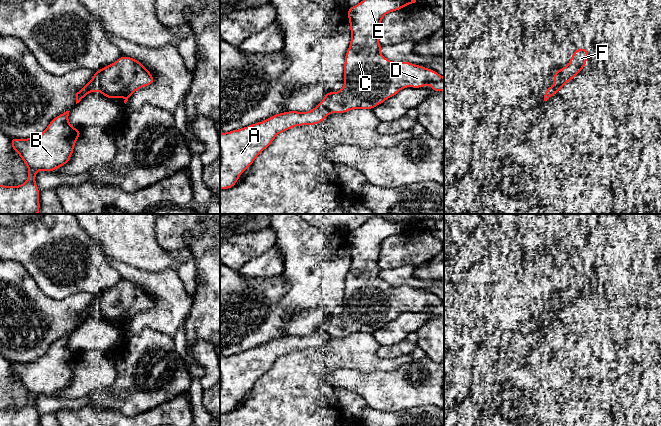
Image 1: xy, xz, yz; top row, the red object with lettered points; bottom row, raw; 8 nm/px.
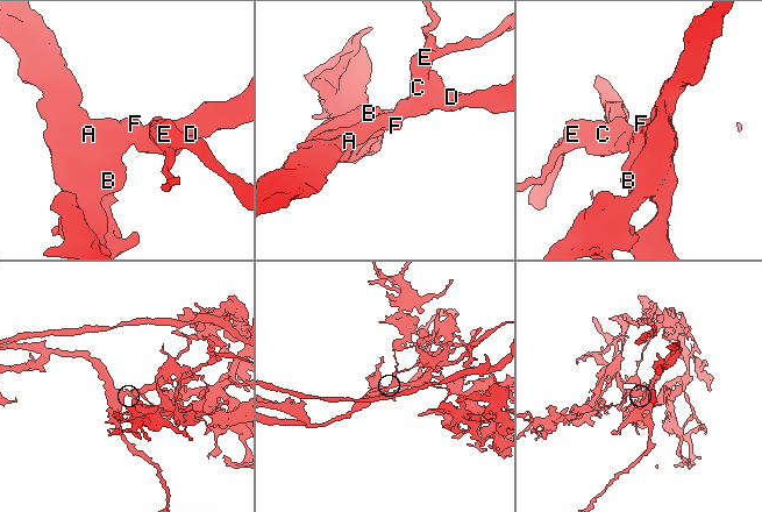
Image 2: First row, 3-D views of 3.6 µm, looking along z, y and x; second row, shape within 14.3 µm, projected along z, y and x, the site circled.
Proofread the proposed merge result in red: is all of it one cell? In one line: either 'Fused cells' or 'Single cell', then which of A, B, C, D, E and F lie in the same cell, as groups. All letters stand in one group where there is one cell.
Fused cells. Groups: A B F / C D E

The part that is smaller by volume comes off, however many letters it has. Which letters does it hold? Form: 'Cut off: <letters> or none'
Cut off: A, B, F

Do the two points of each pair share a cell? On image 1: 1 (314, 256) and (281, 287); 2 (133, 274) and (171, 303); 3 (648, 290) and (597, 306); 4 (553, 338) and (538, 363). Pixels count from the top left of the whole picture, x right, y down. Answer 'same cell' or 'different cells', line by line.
1: different cells
2: same cell
3: same cell
4: different cells

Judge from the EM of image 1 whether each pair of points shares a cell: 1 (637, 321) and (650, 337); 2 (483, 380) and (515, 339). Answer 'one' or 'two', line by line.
1: two
2: one

